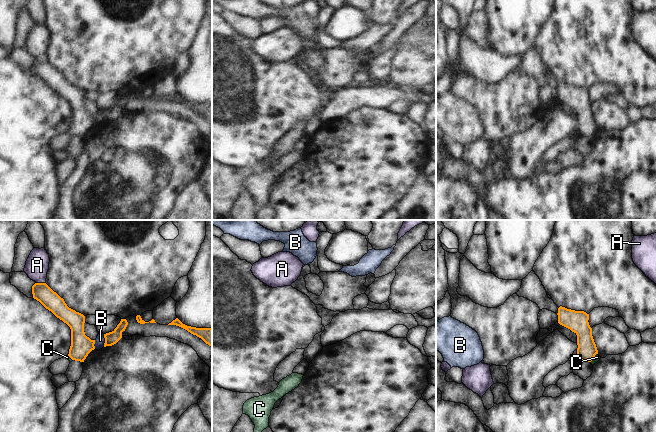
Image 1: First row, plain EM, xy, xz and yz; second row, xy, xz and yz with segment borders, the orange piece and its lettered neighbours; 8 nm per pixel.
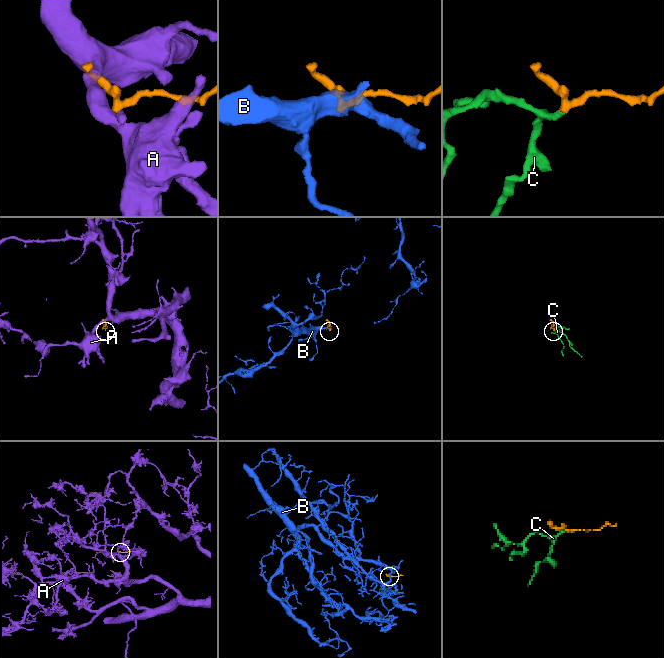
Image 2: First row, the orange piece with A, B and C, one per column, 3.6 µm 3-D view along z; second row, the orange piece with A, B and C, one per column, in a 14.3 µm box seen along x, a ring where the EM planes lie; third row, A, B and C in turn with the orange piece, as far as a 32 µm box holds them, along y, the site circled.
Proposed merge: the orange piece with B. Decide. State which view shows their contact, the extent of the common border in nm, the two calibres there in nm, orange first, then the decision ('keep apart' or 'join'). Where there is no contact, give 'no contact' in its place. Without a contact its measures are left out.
xy | 100 nm | 110/80 nm | keep apart

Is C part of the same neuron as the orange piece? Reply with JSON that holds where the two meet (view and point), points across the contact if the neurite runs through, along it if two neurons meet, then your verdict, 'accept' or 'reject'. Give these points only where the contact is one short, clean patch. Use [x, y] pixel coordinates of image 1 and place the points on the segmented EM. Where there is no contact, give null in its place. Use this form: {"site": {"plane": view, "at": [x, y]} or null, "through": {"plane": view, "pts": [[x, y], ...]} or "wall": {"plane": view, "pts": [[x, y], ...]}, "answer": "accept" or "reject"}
{"site": {"plane": "yz", "at": [593, 358]}, "through": {"plane": "yz", "pts": [[586, 351], [593, 358], [597, 357]]}, "answer": "accept"}

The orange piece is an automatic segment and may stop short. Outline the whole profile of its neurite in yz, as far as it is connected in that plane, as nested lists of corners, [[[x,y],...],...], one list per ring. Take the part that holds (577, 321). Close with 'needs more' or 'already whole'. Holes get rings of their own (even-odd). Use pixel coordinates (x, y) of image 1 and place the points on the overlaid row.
[[[560,306],[558,308],[558,323],[577,335],[577,357],[580,361],[588,361],[592,365],[600,360],[598,350],[589,325],[589,314]]]; needs more

